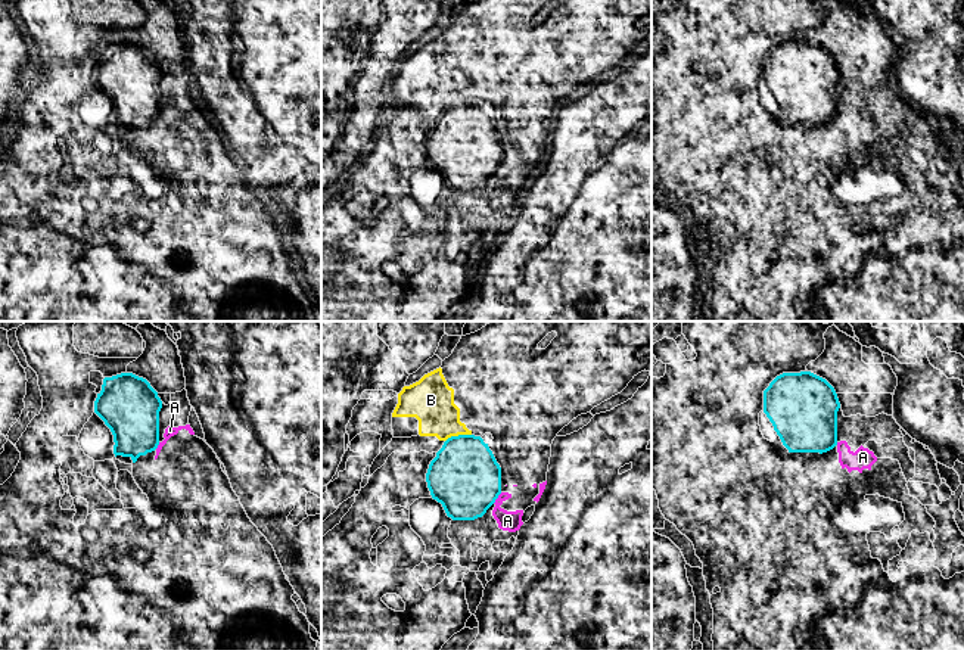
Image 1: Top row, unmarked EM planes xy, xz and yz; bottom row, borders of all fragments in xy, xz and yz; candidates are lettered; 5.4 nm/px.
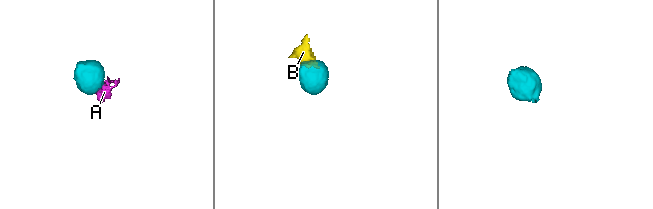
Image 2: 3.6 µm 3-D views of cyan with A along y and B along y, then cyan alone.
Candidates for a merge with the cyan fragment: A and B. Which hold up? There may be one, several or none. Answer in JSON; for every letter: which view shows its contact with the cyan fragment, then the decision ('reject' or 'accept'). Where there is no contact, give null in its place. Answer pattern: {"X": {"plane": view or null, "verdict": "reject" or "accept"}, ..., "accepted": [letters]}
{"A": {"plane": "xz", "verdict": "reject"}, "B": {"plane": "xz", "verdict": "reject"}, "accepted": []}

